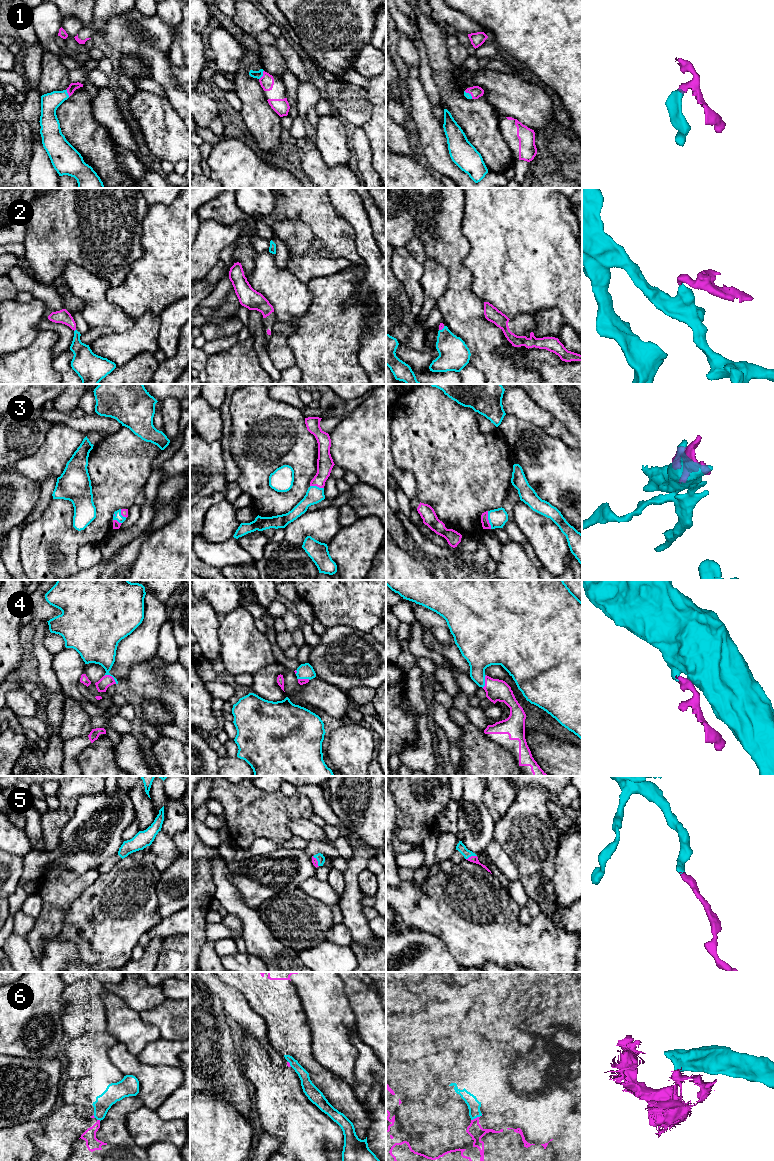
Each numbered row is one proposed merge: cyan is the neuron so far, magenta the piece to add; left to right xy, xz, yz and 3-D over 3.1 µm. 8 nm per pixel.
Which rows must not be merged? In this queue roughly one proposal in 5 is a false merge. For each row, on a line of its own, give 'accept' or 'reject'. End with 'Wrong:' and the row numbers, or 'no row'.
1: accept
2: accept
3: accept
4: accept
5: accept
6: reject
Wrong: 6

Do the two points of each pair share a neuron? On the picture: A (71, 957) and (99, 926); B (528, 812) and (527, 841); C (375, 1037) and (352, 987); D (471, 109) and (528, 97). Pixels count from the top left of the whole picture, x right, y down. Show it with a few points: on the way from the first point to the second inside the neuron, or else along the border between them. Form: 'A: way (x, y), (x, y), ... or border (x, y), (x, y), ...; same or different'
A: border (58, 936), (68, 938), (86, 961); different
B: way (528, 819), (527, 834); same
C: way (375, 1025), (364, 999); same
D: border (483, 95), (500, 115); different

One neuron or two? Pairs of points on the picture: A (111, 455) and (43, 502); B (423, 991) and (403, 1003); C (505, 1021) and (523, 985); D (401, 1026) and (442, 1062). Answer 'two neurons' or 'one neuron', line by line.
A: two neurons
B: two neurons
C: two neurons
D: two neurons

